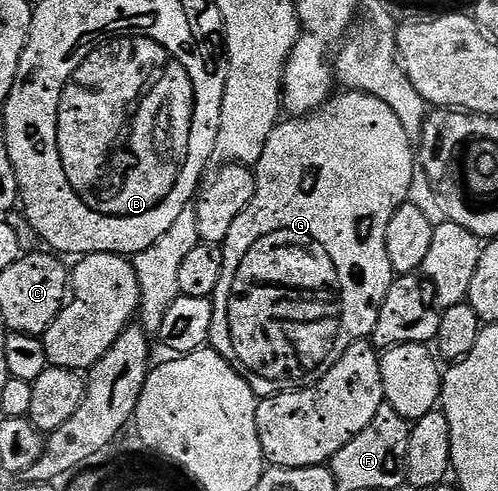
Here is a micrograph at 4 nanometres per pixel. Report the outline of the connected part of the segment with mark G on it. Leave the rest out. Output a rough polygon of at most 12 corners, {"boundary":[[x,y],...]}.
{"boundary":[[402,119],[281,120],[226,235],[210,345],[257,398],[371,338]]}

